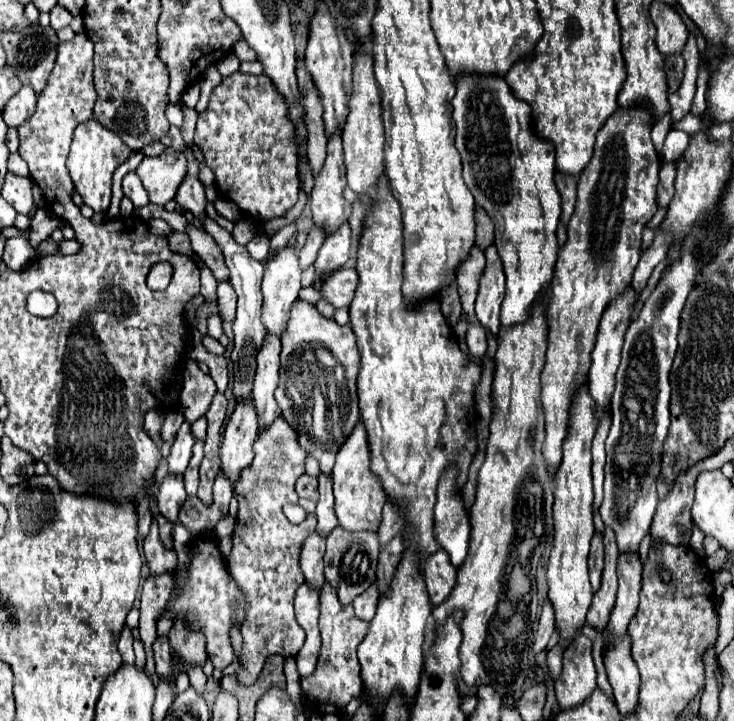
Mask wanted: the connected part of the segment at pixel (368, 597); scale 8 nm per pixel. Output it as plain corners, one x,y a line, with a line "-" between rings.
372,584
372,588
368,588
366,592
362,592
360,596
356,596
356,600
352,602
356,616
358,616
360,620
370,622
372,616
376,614
378,598
380,598
380,596
378,596
378,588
376,588
376,584

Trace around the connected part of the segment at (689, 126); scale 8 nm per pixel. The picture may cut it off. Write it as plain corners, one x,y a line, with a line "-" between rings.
688,112
682,120
672,122
670,128
672,128
672,130
684,130
686,134
694,134
694,132
700,132
700,130
702,130
702,122
698,120
698,116
694,116
694,114

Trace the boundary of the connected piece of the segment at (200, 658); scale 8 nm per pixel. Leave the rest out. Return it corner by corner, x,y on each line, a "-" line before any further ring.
174,620
174,626
168,638
170,638
172,650
184,662
184,666
204,664
206,648
204,648
204,636
200,636
200,632
192,632
192,628
184,628
180,620

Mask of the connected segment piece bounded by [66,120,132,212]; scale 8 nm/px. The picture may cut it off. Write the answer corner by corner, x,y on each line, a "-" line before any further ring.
88,120
80,124
74,130
74,140
72,140
72,150
68,156
68,170
74,182
76,192
82,196
84,204
90,206
94,212
106,212
110,206
110,194
112,194
112,174
118,164
122,164
132,150
108,128
102,128
96,120

